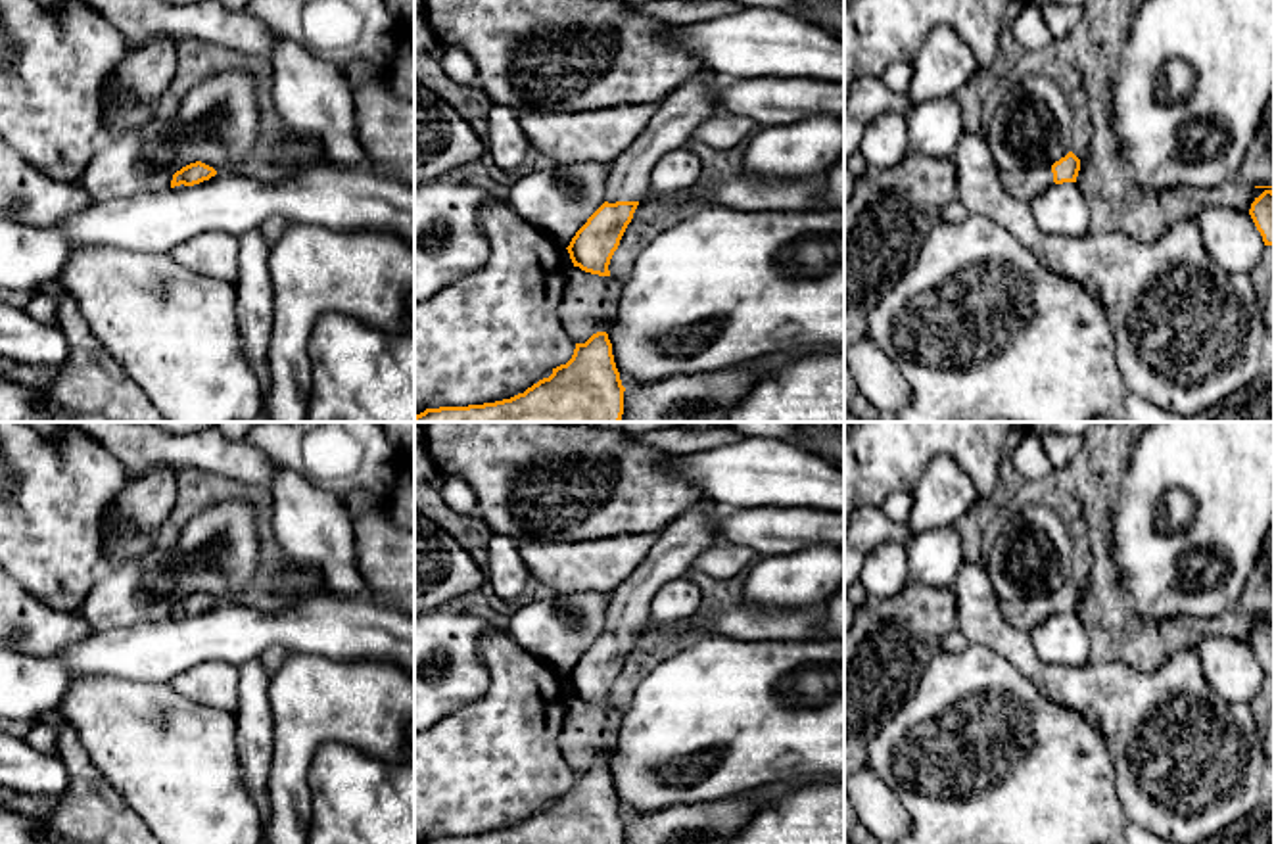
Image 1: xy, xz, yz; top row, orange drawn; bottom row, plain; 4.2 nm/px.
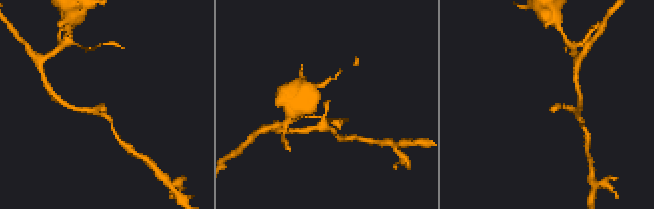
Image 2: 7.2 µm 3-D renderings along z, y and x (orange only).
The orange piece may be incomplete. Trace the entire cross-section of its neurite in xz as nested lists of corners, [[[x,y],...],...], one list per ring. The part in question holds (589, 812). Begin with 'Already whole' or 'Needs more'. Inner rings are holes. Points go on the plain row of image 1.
Already whole. [[[597,762],[585,773],[576,773],[566,794],[553,798],[549,808],[524,823],[484,834],[426,838],[420,844],[624,844],[624,821],[608,763]]]

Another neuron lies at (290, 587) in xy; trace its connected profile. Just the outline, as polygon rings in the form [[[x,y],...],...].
[[[294,566],[292,572],[282,570],[272,583],[272,595],[280,600],[280,608],[294,606],[313,593],[326,593],[313,568]]]

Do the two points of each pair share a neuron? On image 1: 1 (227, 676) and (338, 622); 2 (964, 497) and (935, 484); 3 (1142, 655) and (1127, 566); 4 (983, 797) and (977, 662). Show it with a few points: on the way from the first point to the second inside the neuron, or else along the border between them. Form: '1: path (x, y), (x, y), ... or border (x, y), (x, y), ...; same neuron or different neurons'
1: border (236, 664), (200, 662), (190, 666); different neurons
2: path (956, 495), (943, 492); same neuron
3: border (1131, 612), (1142, 618), (1179, 618); different neurons
4: path (983, 764), (977, 756), (977, 695); same neuron

